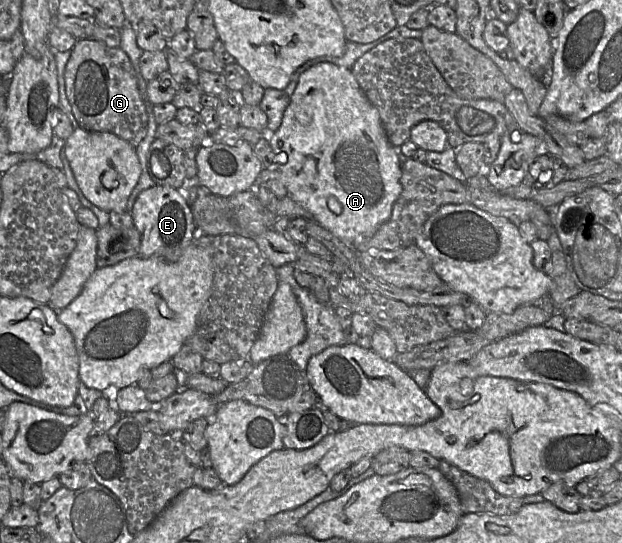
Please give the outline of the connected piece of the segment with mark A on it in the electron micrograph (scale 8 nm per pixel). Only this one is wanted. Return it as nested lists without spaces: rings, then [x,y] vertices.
[[[321,62],[304,71],[299,77],[298,84],[291,96],[291,101],[284,112],[281,126],[273,133],[269,143],[274,152],[274,163],[276,164],[276,167],[272,167],[272,169],[279,171],[281,181],[286,186],[288,195],[303,206],[309,212],[312,219],[345,244],[351,246],[352,244],[361,243],[371,237],[390,218],[393,205],[402,191],[400,181],[402,161],[387,137],[378,109],[362,91],[350,68],[338,66],[330,62]]]

